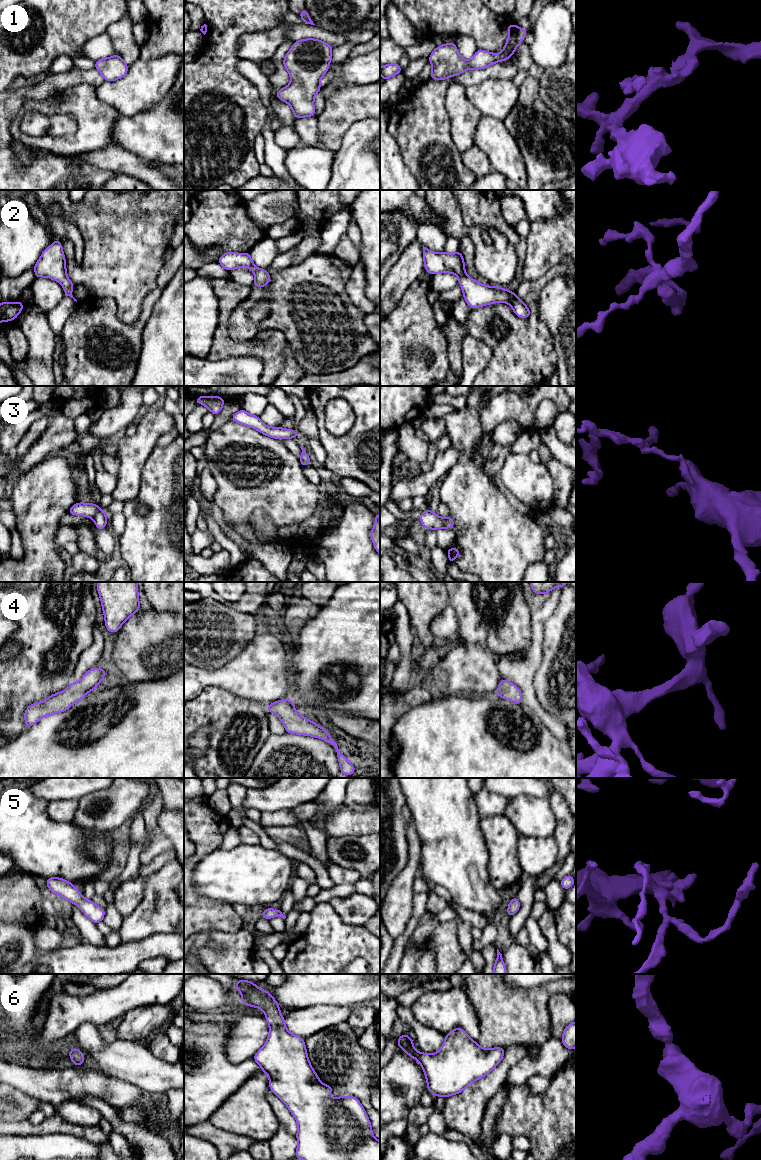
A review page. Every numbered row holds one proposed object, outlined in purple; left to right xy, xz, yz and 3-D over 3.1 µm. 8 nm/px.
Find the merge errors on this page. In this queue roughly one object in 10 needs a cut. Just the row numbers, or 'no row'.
3

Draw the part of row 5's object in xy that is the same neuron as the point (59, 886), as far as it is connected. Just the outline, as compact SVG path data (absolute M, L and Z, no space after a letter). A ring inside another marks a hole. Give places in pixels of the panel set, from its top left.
M50 877L45 880L50 891L62 898L70 901L73 905L77 904L78 908L95 924L103 921L105 909L96 905L92 900L87 900L74 887L73 883L63 878Z

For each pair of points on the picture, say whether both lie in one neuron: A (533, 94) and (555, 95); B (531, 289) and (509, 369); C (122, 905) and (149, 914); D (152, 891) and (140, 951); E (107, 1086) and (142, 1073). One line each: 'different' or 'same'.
A: different
B: same
C: different
D: different
E: different

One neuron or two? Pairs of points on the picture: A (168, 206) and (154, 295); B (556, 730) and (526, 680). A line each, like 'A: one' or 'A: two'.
A: two
B: one

